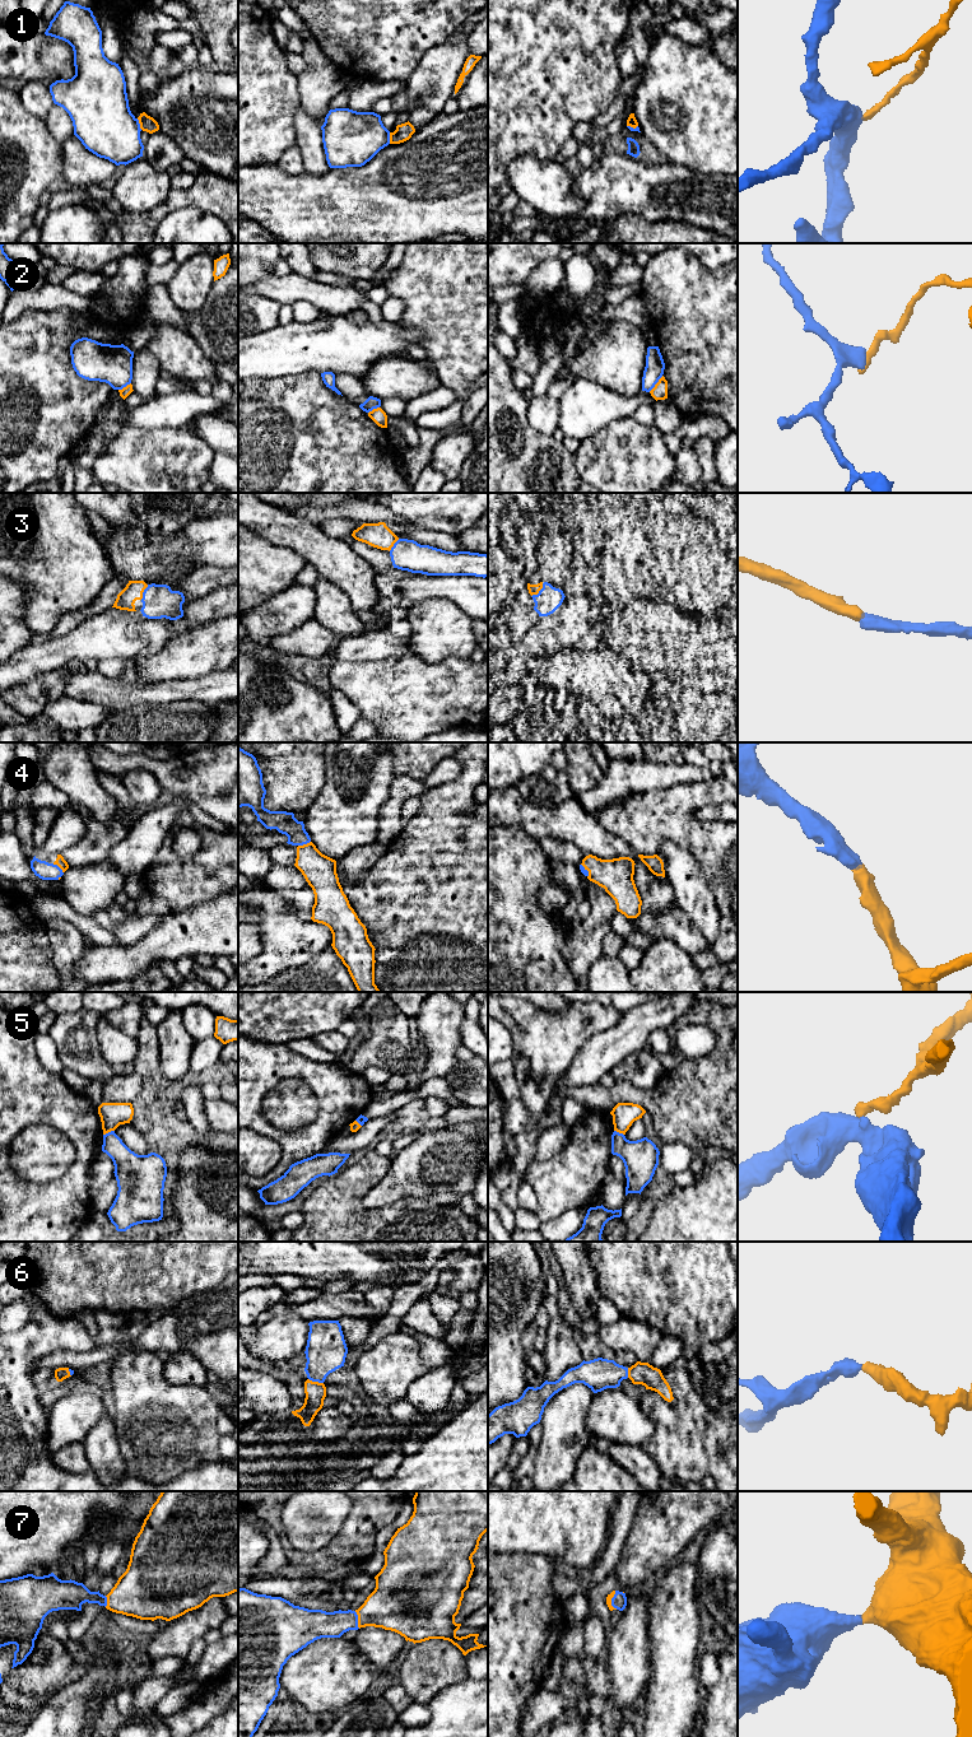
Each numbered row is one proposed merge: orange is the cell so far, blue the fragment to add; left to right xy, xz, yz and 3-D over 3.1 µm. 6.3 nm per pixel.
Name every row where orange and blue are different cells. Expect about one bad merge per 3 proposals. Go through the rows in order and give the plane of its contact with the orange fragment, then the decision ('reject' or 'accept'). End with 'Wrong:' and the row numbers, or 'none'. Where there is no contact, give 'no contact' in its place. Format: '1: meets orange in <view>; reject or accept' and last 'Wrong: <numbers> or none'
1: meets orange in xy; reject
2: meets orange in yz; reject
3: meets orange in yz; accept
4: meets orange in xz; accept
5: meets orange in xy; reject
6: meets orange in xz; accept
7: meets orange in yz; accept
Wrong: 1, 2, 5

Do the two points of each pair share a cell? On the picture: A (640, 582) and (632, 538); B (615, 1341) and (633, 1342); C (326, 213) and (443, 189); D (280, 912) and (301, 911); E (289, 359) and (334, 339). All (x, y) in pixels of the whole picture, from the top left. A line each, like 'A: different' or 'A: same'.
A: same
B: same
C: same
D: different
E: same

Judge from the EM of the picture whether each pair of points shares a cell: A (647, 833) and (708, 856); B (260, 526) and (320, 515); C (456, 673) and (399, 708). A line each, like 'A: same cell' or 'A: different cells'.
A: same cell
B: different cells
C: same cell

